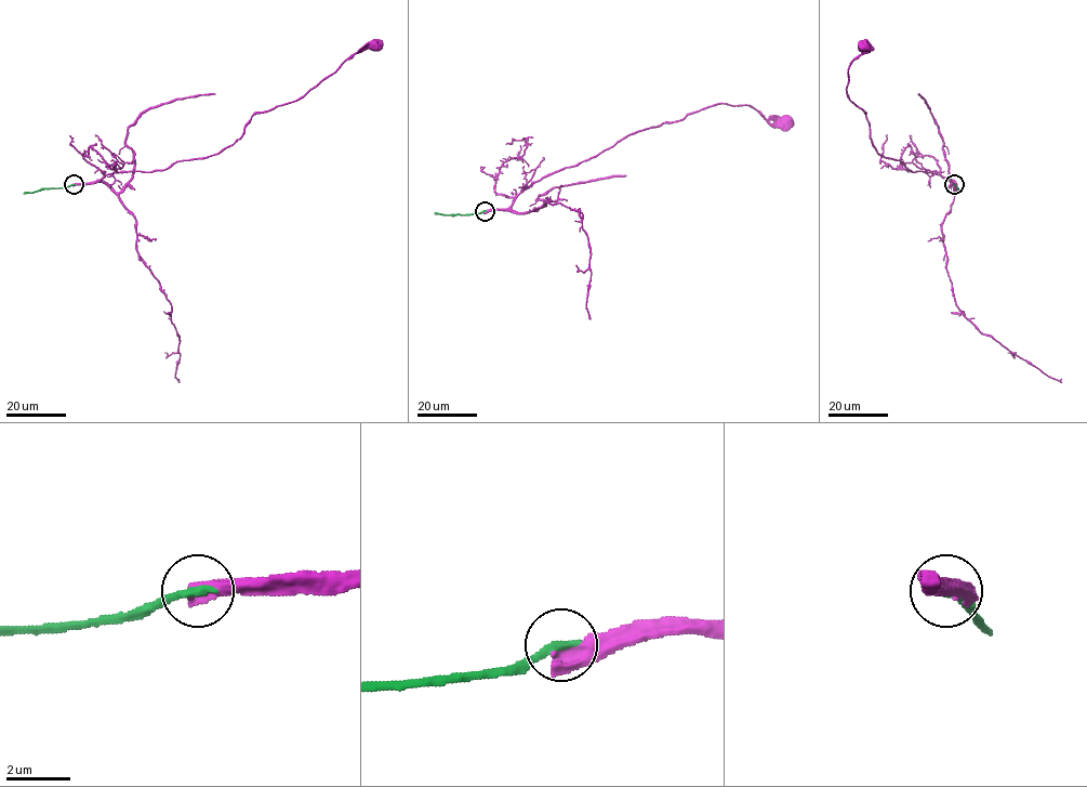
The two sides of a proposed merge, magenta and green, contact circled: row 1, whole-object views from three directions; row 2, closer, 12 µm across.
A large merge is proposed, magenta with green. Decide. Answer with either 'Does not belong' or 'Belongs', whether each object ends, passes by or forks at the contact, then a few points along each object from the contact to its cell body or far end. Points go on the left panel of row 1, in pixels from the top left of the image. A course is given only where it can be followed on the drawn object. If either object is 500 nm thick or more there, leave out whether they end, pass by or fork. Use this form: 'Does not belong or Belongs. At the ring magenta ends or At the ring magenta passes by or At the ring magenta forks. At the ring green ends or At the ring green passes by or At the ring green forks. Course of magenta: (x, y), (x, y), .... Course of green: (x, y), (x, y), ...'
Does not belong. Course of magenta: (74, 184), (164, 170), (222, 152), (241, 138), (254, 114), (297, 101), (362, 47), (376, 44). Course of green: (74, 184), (23, 193)

